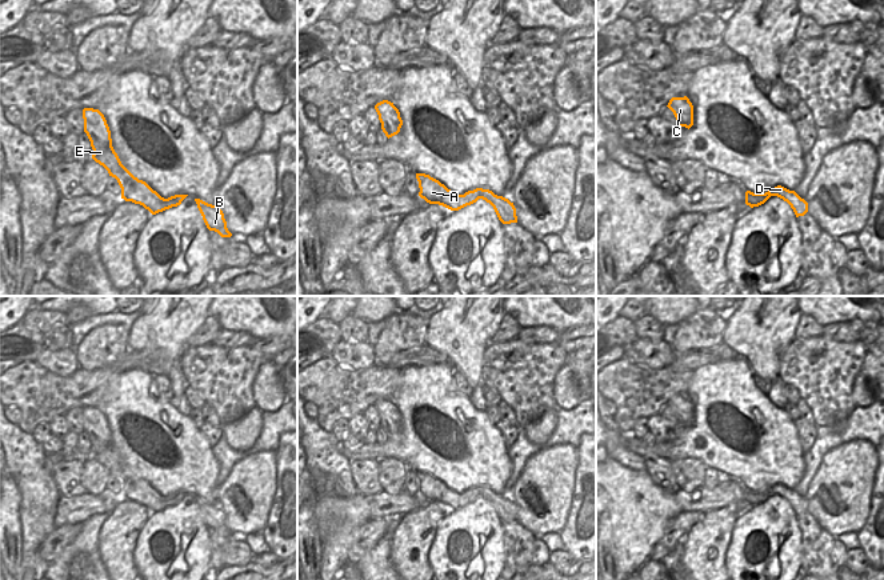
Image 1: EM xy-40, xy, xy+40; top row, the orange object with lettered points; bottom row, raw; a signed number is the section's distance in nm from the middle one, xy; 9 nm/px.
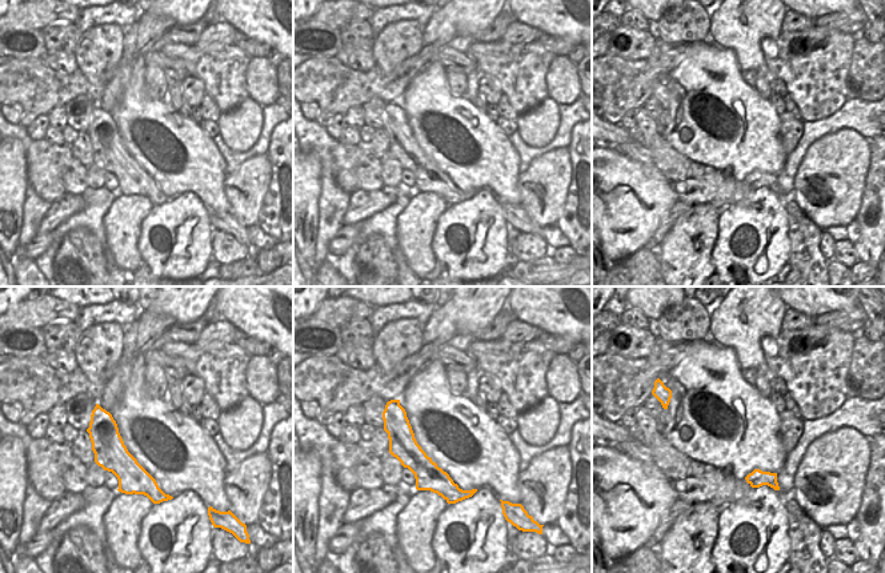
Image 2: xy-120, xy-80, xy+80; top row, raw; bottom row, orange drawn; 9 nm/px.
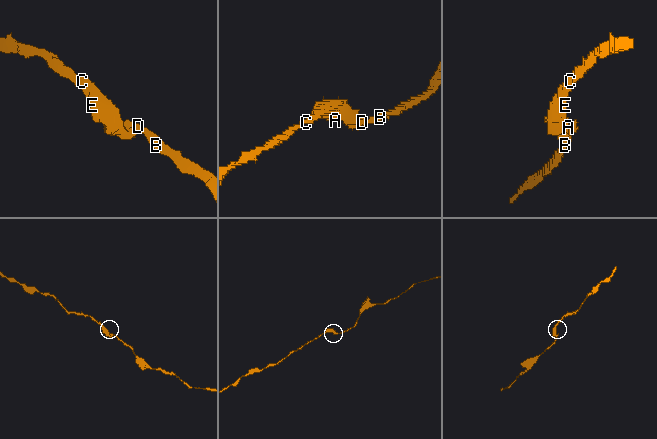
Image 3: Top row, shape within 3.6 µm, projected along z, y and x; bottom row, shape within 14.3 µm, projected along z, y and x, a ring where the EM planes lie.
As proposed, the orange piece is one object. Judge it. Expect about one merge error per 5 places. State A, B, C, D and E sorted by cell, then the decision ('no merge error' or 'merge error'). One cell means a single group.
groups A B C D E; no merge error

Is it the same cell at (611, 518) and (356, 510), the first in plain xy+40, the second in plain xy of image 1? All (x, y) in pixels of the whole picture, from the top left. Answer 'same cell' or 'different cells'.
same cell

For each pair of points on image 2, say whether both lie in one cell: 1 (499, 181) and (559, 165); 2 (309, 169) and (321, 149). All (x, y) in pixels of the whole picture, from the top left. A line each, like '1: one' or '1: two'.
1: two
2: two

